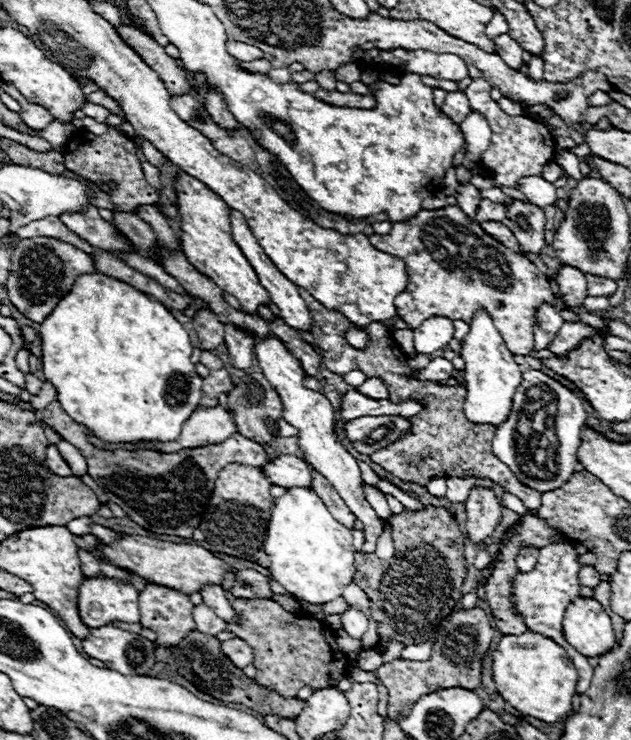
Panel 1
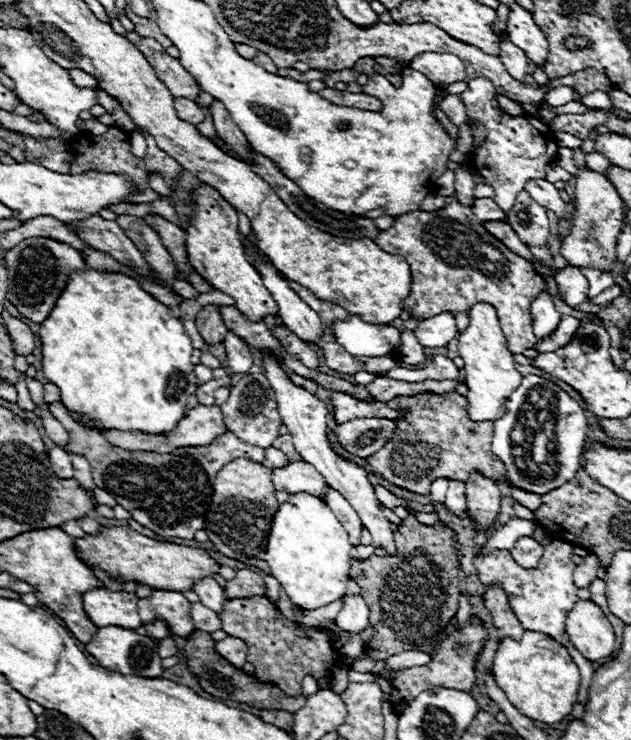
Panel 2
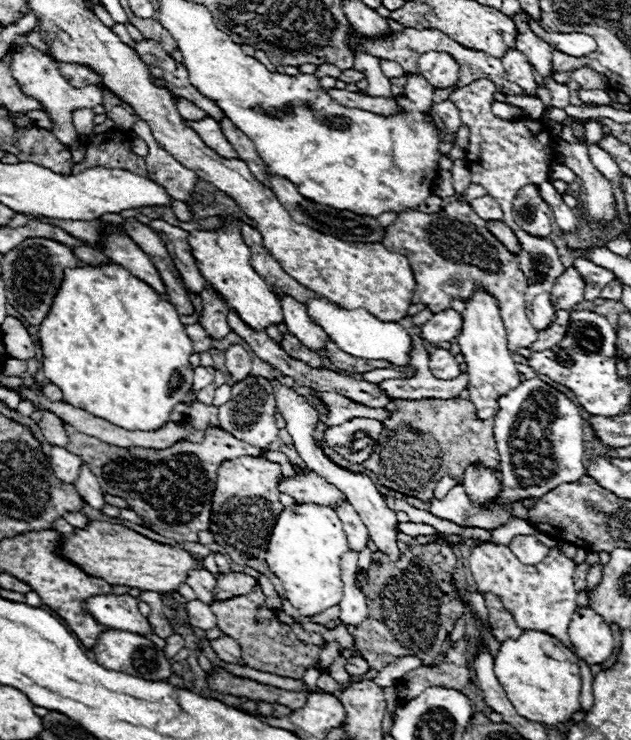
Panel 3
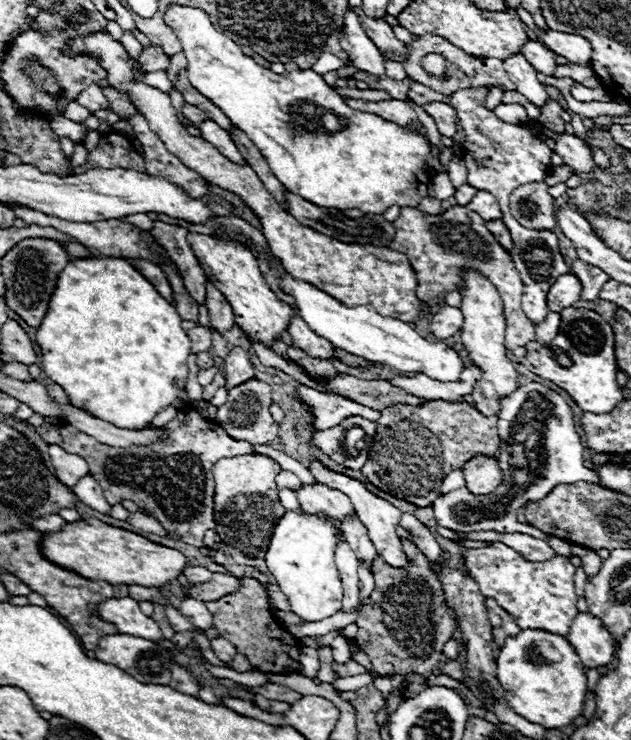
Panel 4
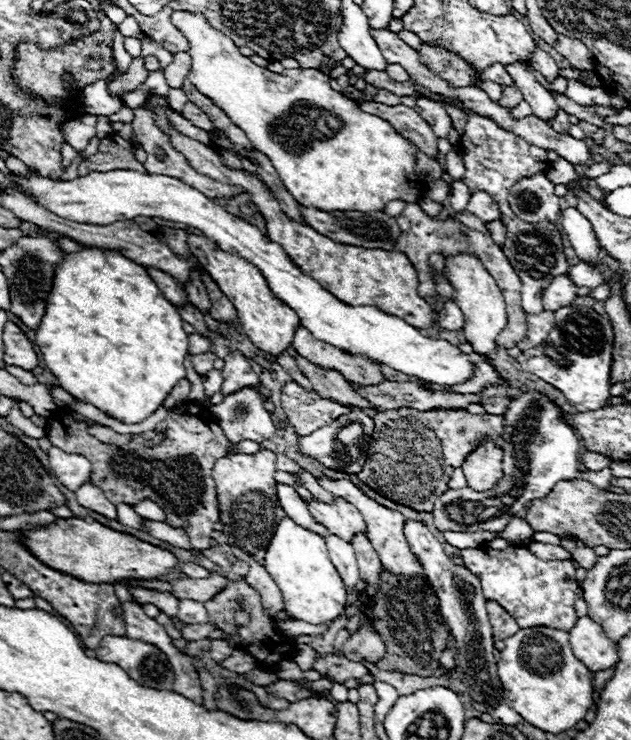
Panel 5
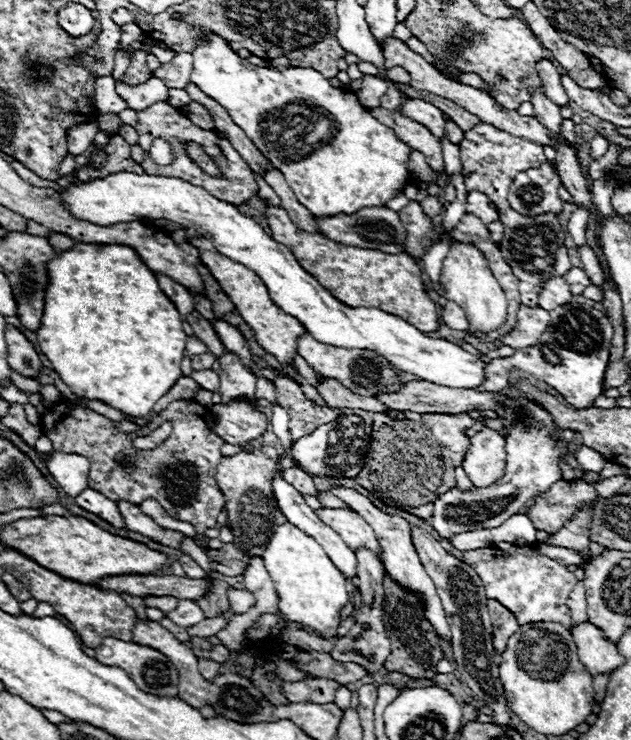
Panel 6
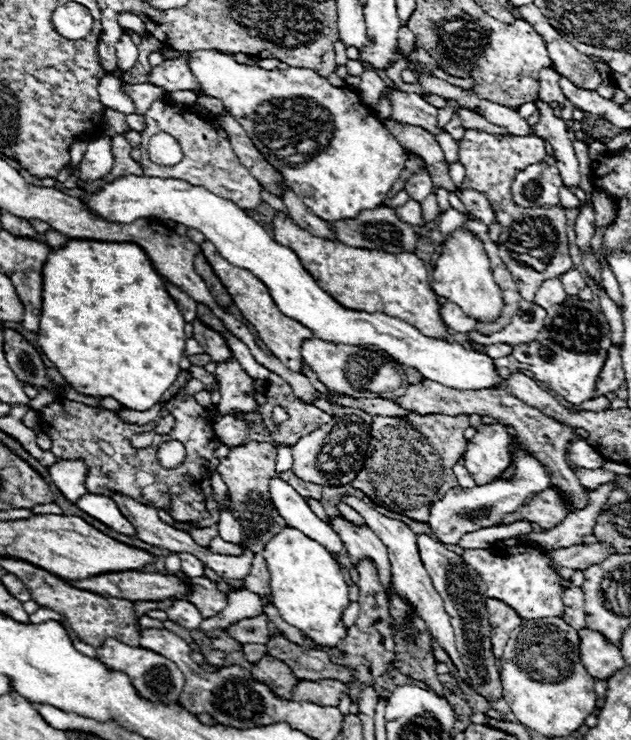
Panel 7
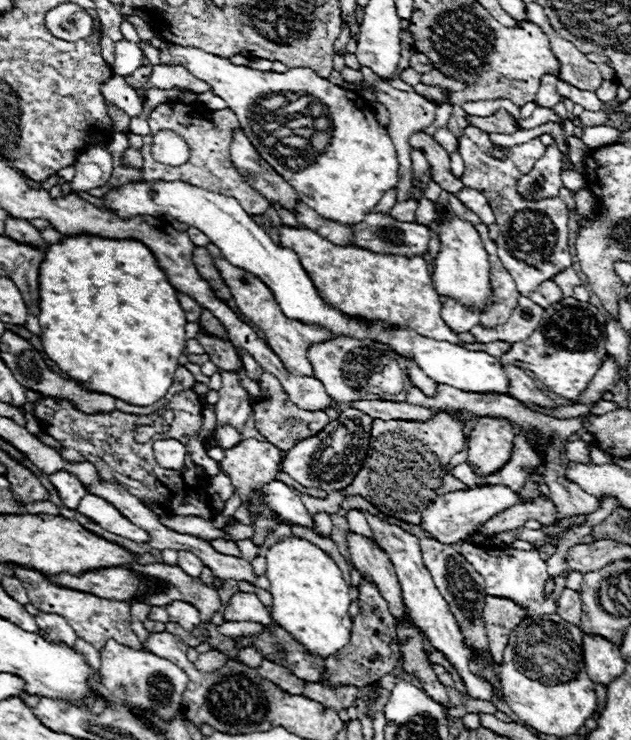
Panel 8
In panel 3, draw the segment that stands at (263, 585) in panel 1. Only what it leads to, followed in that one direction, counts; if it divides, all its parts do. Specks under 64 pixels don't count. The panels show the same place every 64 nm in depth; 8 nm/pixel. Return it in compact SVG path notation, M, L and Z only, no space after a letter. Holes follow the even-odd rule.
M242 572L220 574L220 576L216 578L214 598L216 598L216 600L222 600L222 598L230 598L230 596L246 594L246 592L250 592L256 584L258 584L256 578L246 576L246 574L242 574Z

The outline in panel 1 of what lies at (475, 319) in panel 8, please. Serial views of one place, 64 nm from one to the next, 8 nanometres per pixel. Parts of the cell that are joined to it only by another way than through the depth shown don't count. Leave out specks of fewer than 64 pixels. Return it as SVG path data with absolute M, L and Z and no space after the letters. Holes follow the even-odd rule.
M434 316L414 330L414 346L418 354L432 354L454 338L454 322L446 316Z

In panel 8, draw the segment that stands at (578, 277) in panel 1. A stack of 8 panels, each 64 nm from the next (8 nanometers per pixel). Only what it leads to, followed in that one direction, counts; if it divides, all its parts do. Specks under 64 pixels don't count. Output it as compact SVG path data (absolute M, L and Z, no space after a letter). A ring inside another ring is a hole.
M546 280L546 282L542 282L534 292L530 292L528 298L530 298L532 302L536 302L538 306L546 308L546 306L552 306L554 302L562 300L562 292L560 292L560 288L558 288L552 280Z

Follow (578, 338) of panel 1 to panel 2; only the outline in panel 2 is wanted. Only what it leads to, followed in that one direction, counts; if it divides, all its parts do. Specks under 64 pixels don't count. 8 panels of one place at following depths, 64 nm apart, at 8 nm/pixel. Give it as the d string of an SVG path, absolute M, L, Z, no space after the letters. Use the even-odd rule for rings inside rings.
M562 314L556 330L550 336L542 338L540 342L536 342L534 350L538 350L538 352L550 352L550 350L562 348L566 342L570 342L570 338L574 336L574 330L578 330L578 320L574 316Z

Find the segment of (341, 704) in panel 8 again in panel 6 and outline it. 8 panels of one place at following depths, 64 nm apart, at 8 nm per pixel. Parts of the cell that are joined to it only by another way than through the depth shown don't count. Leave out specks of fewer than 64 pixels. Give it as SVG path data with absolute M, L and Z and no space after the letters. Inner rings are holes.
M306 678L298 682L286 682L284 694L290 702L334 702L334 694L340 688L338 682L326 678Z

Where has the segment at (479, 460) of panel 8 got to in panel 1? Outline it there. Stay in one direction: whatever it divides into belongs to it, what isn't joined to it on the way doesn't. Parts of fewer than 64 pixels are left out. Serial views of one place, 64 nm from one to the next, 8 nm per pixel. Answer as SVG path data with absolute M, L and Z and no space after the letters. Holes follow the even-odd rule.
M474 486L466 500L466 530L472 542L484 542L500 522L500 498L492 488Z

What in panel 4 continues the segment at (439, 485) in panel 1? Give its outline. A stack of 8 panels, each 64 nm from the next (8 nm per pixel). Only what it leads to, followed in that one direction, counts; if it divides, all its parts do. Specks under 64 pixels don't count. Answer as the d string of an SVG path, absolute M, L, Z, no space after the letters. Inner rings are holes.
M460 470L456 472L450 472L446 478L444 478L444 484L442 484L442 492L450 492L454 488L462 488L464 486L464 476Z

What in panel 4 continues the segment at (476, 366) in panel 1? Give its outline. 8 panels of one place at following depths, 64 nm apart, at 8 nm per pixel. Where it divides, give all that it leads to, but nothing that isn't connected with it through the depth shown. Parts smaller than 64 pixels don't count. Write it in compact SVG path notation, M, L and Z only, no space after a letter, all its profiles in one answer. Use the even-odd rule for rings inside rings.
M472 268L462 270L462 302L460 310L464 314L464 326L462 326L462 344L470 352L470 358L474 364L484 368L484 376L474 386L474 404L476 408L486 416L496 416L500 412L500 398L506 394L512 394L518 388L518 372L514 370L512 362L506 358L504 348L504 330L506 330L506 318L504 318L504 306L502 298L496 290L496 286L480 272Z

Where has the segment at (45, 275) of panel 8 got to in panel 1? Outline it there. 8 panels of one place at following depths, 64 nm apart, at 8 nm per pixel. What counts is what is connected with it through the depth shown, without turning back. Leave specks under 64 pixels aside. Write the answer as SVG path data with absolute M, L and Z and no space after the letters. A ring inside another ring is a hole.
M98 272L78 276L72 290L40 324L38 334L42 338L44 378L54 384L58 402L62 402L70 418L94 430L94 436L102 442L174 440L190 412L200 404L202 378L190 362L192 344L188 332L164 304L150 300L128 282Z

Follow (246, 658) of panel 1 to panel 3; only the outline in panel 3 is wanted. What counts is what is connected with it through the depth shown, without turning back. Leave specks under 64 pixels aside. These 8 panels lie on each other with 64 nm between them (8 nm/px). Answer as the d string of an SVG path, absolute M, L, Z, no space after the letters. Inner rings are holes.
M222 636L222 638L216 638L216 640L210 640L214 652L218 654L220 660L224 662L232 662L236 664L238 658L242 656L242 650L238 646L238 642L234 642L234 638L228 638L228 636Z

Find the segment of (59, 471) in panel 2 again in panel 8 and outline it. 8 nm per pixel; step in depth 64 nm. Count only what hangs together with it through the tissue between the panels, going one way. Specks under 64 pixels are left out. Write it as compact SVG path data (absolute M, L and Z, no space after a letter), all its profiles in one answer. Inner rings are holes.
M66 472L50 474L50 482L58 490L64 506L68 506L72 510L76 510L80 500L86 496L86 488L82 486L82 482L78 482L78 478L74 478L74 476L66 474Z

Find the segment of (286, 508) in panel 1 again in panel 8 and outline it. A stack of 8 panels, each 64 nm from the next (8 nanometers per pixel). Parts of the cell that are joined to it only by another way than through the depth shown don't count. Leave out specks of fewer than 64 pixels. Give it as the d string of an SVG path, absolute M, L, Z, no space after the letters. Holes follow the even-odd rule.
M292 536L266 550L266 564L268 564L266 576L270 578L268 592L272 594L272 612L270 612L272 620L278 626L282 626L288 634L292 634L292 638L300 642L310 654L326 658L336 654L340 648L344 648L350 642L350 632L352 632L352 618L348 614L352 600L350 600L350 588L344 582L336 562L308 540L300 540Z

